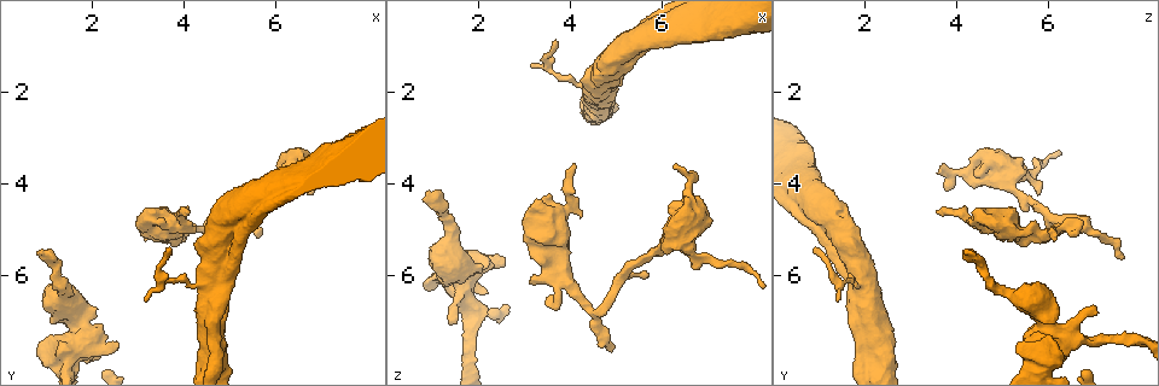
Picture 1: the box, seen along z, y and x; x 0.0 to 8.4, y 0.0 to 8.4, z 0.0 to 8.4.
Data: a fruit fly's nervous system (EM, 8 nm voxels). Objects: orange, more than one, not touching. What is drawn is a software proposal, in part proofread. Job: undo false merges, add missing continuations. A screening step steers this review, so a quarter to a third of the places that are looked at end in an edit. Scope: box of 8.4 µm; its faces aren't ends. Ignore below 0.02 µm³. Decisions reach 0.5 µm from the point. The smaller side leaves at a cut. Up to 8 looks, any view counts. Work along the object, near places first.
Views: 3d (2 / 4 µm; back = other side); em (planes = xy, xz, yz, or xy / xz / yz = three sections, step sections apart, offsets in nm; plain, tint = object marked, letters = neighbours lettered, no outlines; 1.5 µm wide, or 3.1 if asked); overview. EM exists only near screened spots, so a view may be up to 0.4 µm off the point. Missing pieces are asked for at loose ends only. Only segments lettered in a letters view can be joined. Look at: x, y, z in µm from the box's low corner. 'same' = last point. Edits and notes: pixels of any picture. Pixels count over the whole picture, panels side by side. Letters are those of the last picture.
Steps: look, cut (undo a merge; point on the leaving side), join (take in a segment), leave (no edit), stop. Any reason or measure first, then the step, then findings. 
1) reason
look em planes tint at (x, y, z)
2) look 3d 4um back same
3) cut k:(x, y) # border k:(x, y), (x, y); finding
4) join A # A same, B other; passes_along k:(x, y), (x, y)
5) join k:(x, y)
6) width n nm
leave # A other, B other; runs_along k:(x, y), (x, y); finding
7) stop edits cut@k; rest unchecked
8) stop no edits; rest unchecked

branch stops here
look em planes tint at (0.90, 5.50, 4.10)

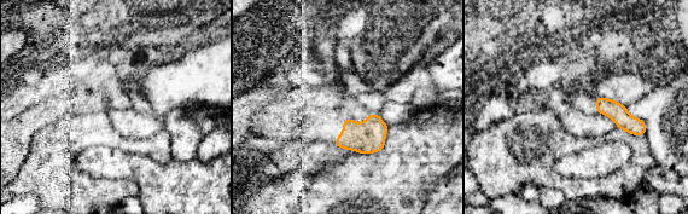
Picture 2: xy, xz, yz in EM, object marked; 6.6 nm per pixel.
look em planes letters same

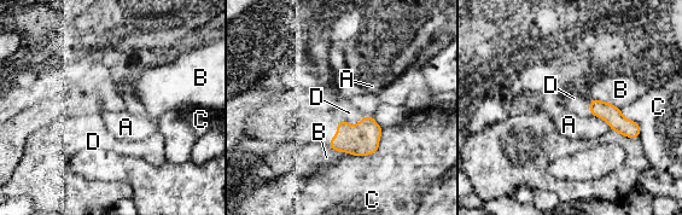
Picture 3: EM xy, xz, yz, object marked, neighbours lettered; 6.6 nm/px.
leave # A other, B other, C other, D other; runs_along 3:(593, 103), (636, 134); no lettered segment goes on from it

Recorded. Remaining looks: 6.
branch stops here
look em 3.1um planes letters at (4.10, 4.60, 3.60)

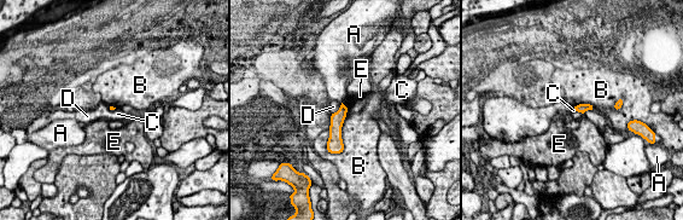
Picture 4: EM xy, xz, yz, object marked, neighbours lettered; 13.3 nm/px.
leave # A other, B other, C other, D other, E other; border 4:(346, 116), (342, 127), (343, 148); no lettered segment goes on from it

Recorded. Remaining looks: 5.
sudden change in width
look 3d 4um at (6.55, 3.85, 4.30)

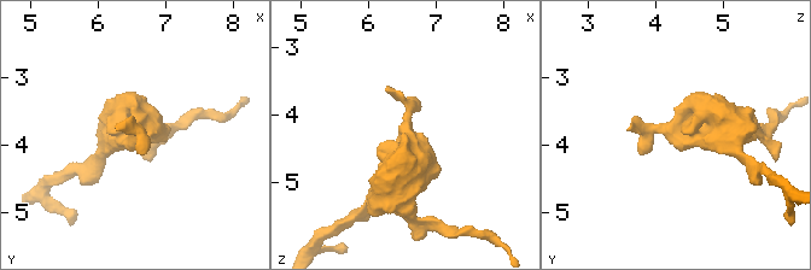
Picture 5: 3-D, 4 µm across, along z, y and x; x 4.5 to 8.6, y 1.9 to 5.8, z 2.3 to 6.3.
need the tissue
look em xy step 4 letters at (6.55, 3.85, 4.35)

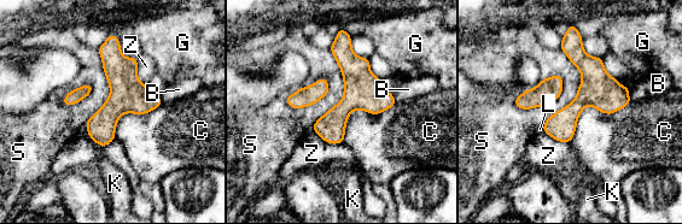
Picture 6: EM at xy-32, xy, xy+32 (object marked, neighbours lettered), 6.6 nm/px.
width 180 nm
leave # B other, C other, G other, K other, L other, S other, Z other; runs_along 6:(111, 37), (117, 104), (101, 142); one neuron here

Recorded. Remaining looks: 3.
free end
look em xy step 8 letters at (3.20, 6.60, 1.45)

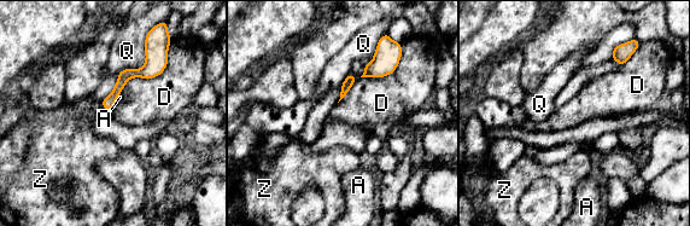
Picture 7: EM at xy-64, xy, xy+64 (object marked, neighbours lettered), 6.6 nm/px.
leave # A other, D other, Q other, Z other; border 7:(168, 54), (159, 74), (122, 88); none of them fits

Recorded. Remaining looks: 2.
stop no edits; rest unchecked

